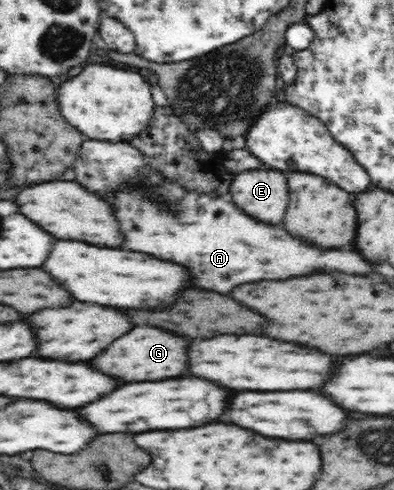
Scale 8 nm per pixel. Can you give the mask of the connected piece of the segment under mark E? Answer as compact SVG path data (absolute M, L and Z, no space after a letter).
M242 171L231 185L231 201L247 215L265 221L281 223L287 211L287 179L279 171Z

